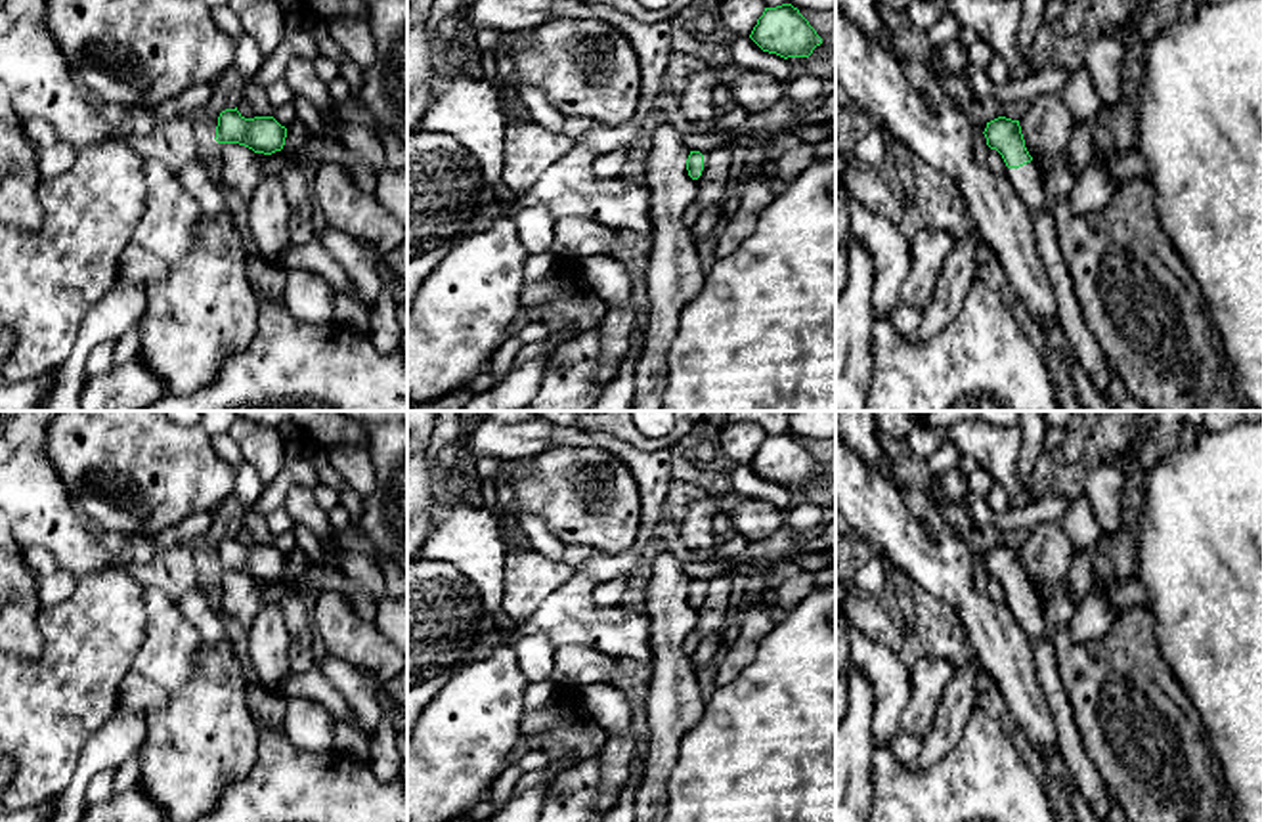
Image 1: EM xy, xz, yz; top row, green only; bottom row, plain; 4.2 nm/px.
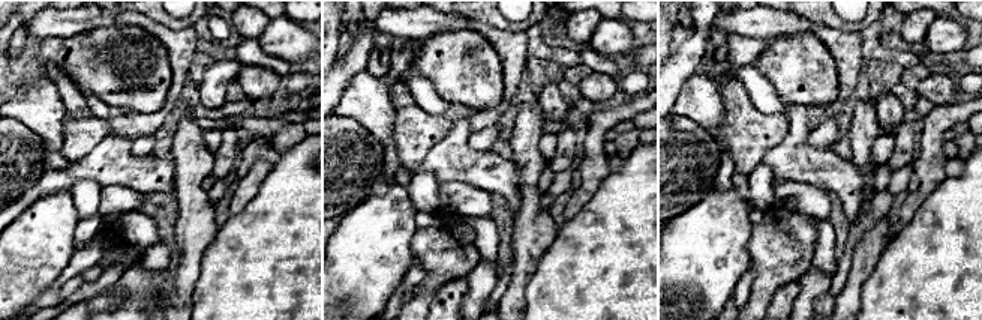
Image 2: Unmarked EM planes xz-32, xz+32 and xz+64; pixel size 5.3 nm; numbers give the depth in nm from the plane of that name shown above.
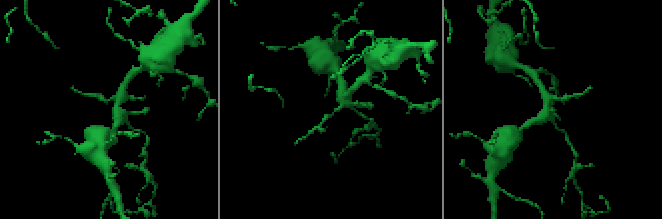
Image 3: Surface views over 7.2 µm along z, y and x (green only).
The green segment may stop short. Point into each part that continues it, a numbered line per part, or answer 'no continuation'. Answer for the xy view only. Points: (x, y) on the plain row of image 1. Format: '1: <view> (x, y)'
no continuation

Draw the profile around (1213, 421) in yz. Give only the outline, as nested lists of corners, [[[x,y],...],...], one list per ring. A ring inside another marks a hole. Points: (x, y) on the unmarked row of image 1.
[[[1203,411],[1203,428],[1218,432],[1243,422],[1262,422],[1262,411]]]

